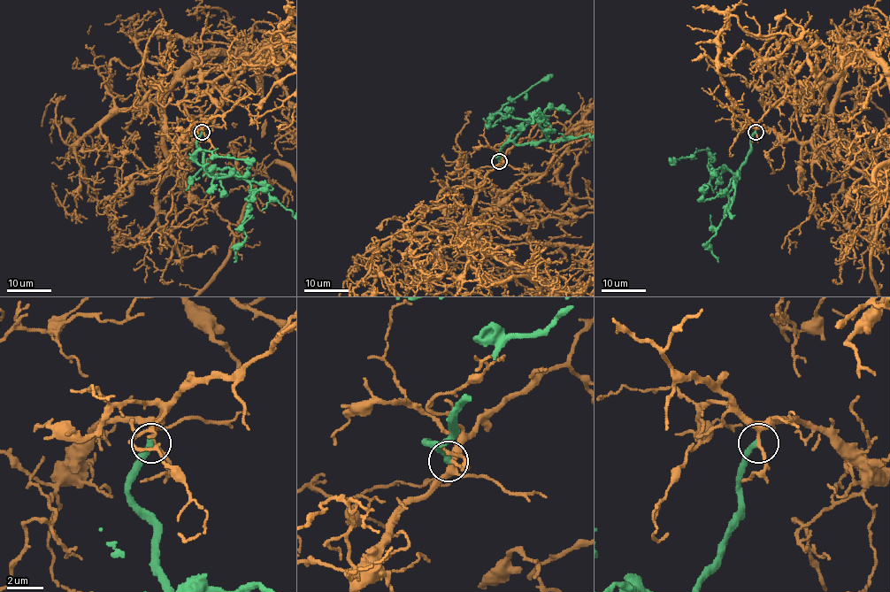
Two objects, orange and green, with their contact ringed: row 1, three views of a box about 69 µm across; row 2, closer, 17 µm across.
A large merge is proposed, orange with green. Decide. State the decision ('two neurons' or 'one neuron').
two neurons

